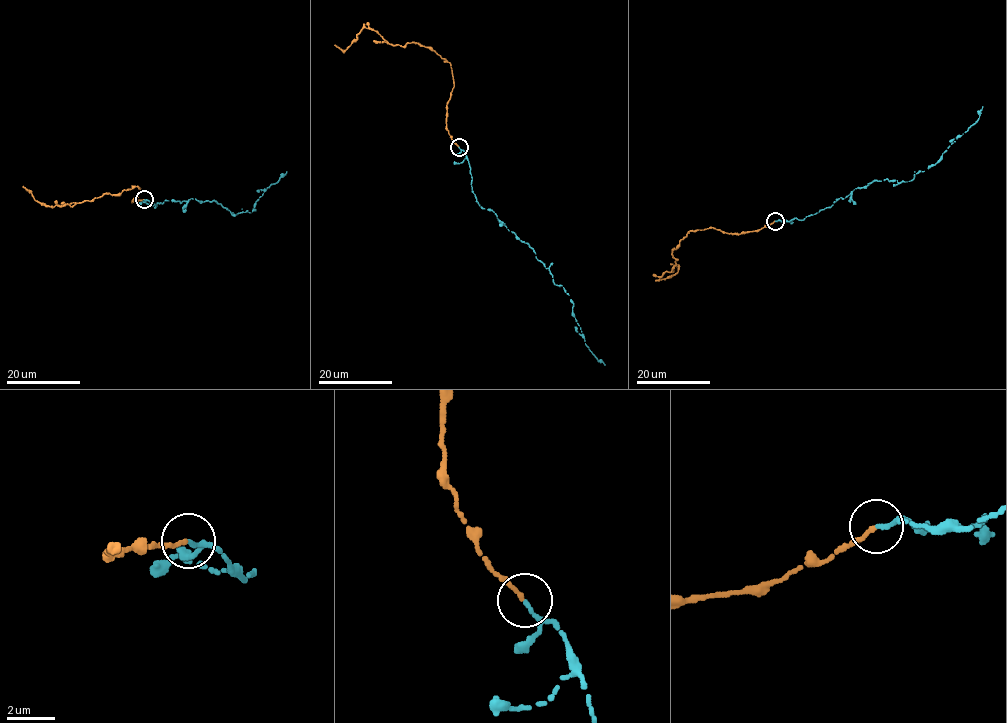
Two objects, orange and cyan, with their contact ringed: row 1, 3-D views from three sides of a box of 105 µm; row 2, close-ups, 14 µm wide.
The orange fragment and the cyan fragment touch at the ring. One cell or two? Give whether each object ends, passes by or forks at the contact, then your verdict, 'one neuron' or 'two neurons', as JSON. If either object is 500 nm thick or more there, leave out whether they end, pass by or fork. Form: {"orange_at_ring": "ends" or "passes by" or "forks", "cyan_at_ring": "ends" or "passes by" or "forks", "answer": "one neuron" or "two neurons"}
{"orange_at_ring": "ends", "cyan_at_ring": "passes by", "answer": "one neuron"}

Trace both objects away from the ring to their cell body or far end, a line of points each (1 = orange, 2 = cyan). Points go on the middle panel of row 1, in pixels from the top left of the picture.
1: (458, 146), (446, 127), (453, 84), (449, 62), (428, 47), (391, 44), (365, 27), (343, 51), (334, 45)
2: (459, 146), (478, 203), (493, 211), (548, 268), (574, 305), (585, 343), (604, 365)

